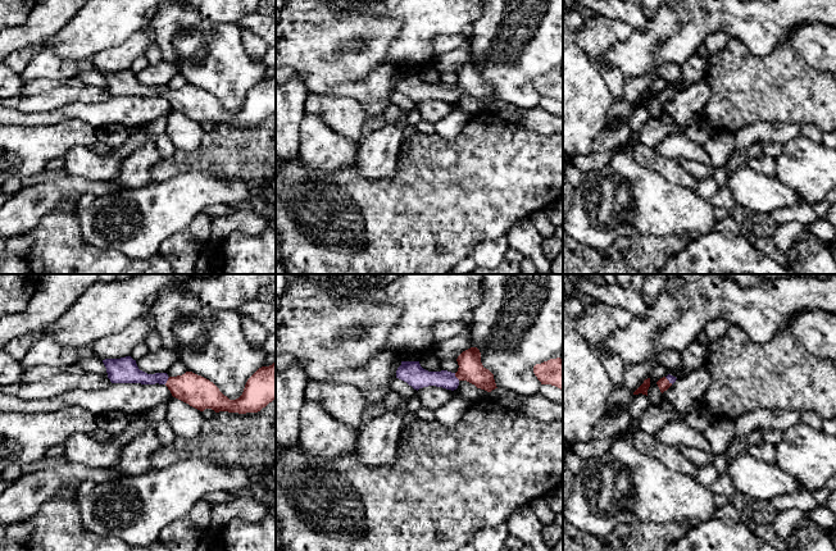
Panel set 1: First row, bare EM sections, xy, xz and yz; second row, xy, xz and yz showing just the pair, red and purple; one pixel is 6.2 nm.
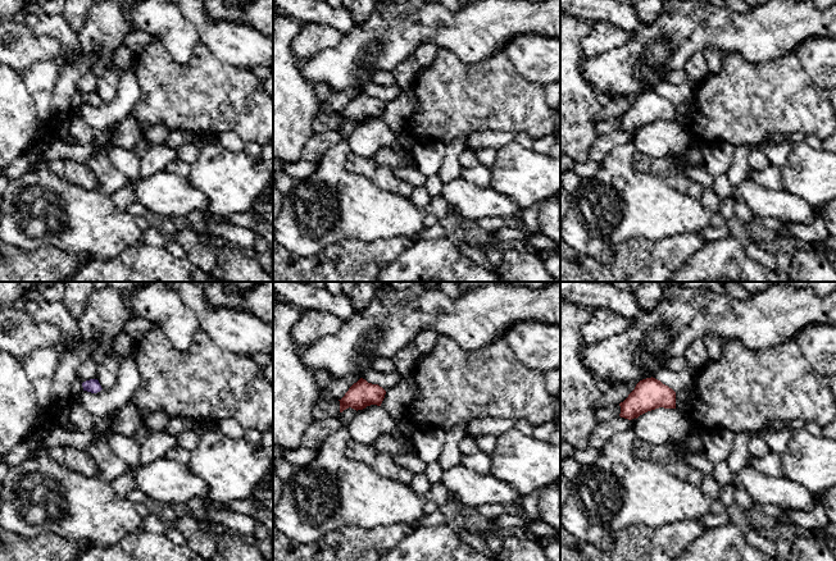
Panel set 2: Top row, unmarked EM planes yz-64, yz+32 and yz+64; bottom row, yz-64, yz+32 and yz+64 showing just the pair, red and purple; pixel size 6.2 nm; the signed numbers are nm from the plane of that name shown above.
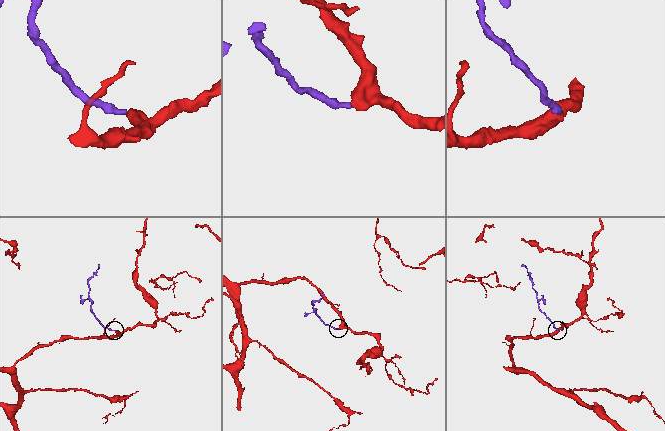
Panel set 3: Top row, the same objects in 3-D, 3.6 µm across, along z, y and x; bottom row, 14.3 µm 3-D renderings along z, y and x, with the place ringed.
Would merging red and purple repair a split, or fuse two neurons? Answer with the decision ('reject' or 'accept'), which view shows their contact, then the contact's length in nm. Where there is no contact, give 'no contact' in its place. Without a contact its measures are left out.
accept; meets red in xy; contact 60 nm long

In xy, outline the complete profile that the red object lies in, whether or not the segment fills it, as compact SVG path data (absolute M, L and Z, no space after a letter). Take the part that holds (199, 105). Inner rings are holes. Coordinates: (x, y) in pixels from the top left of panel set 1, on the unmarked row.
M131 69L103 73L112 96L165 97L172 109L204 124L258 126L276 113L276 74L259 81L246 95L242 108L230 113L209 92L192 85L169 90L167 86L147 87Z

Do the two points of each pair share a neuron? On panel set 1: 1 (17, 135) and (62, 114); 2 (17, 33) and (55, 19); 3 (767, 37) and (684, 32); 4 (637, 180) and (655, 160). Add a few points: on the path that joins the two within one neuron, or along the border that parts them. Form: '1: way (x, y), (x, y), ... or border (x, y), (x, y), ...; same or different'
1: border (68, 118), (55, 123), (13, 124); different
2: way (26, 33), (35, 31), (46, 19); same
3: way (746, 22), (704, 22); same
4: border (632, 149), (637, 163), (675, 185); different

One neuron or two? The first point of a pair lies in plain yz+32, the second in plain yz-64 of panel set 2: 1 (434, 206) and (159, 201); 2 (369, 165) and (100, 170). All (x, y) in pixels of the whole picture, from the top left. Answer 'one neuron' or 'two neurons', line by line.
1: two neurons
2: two neurons

